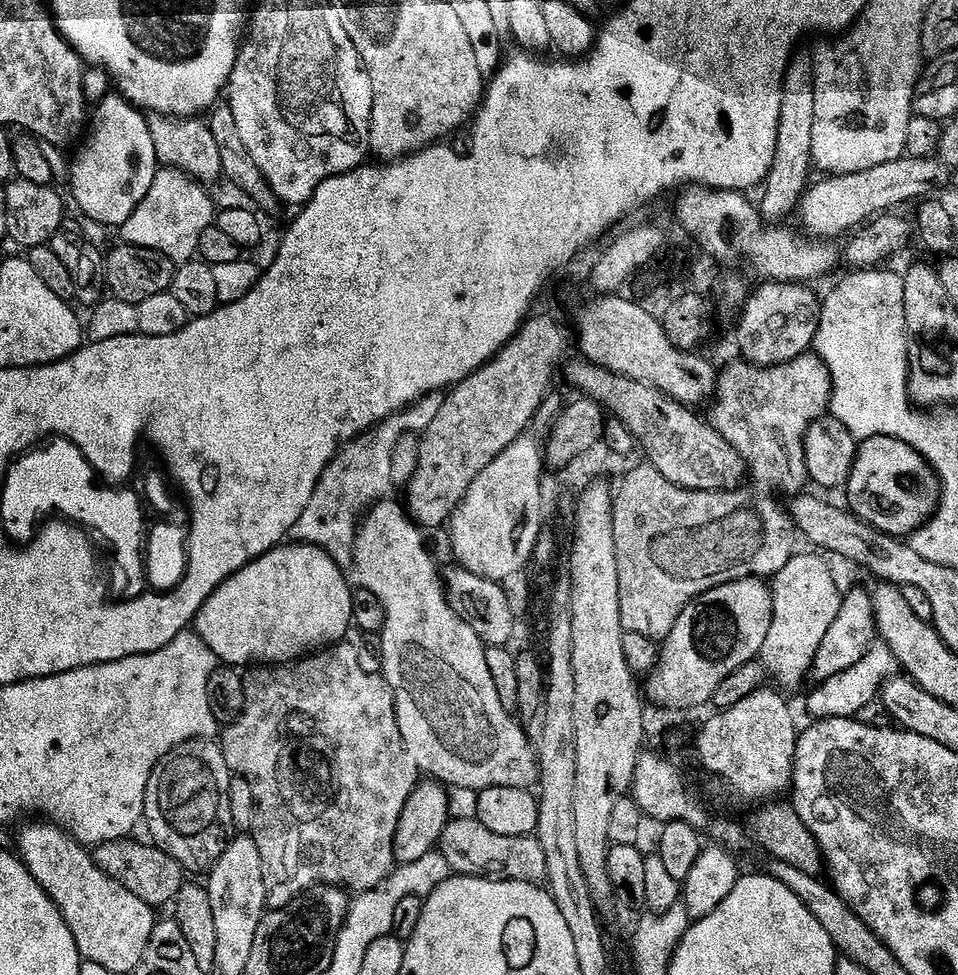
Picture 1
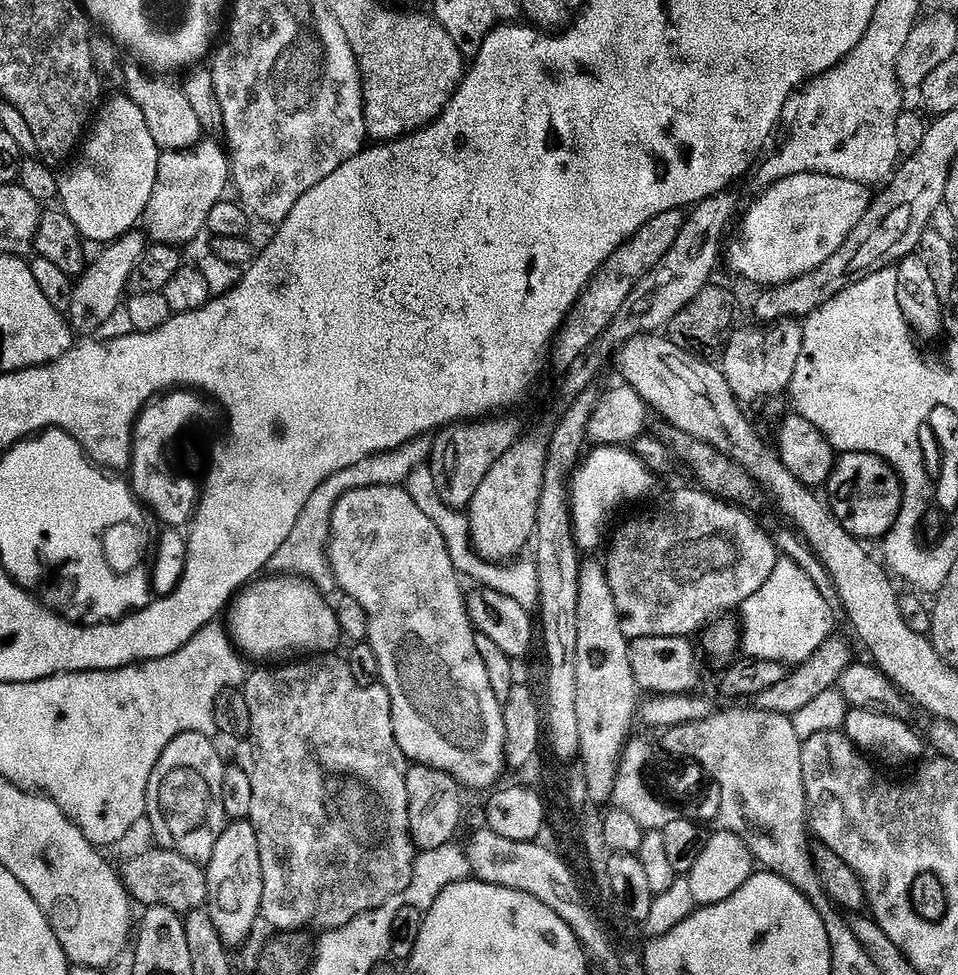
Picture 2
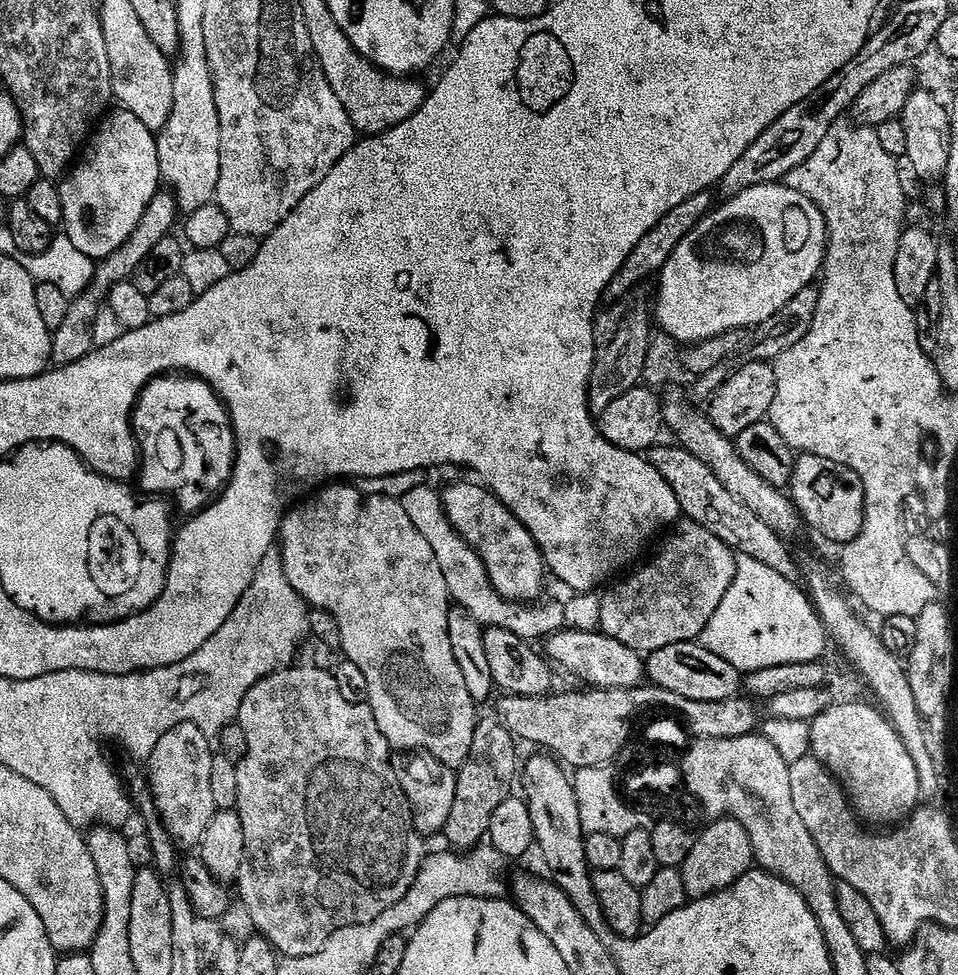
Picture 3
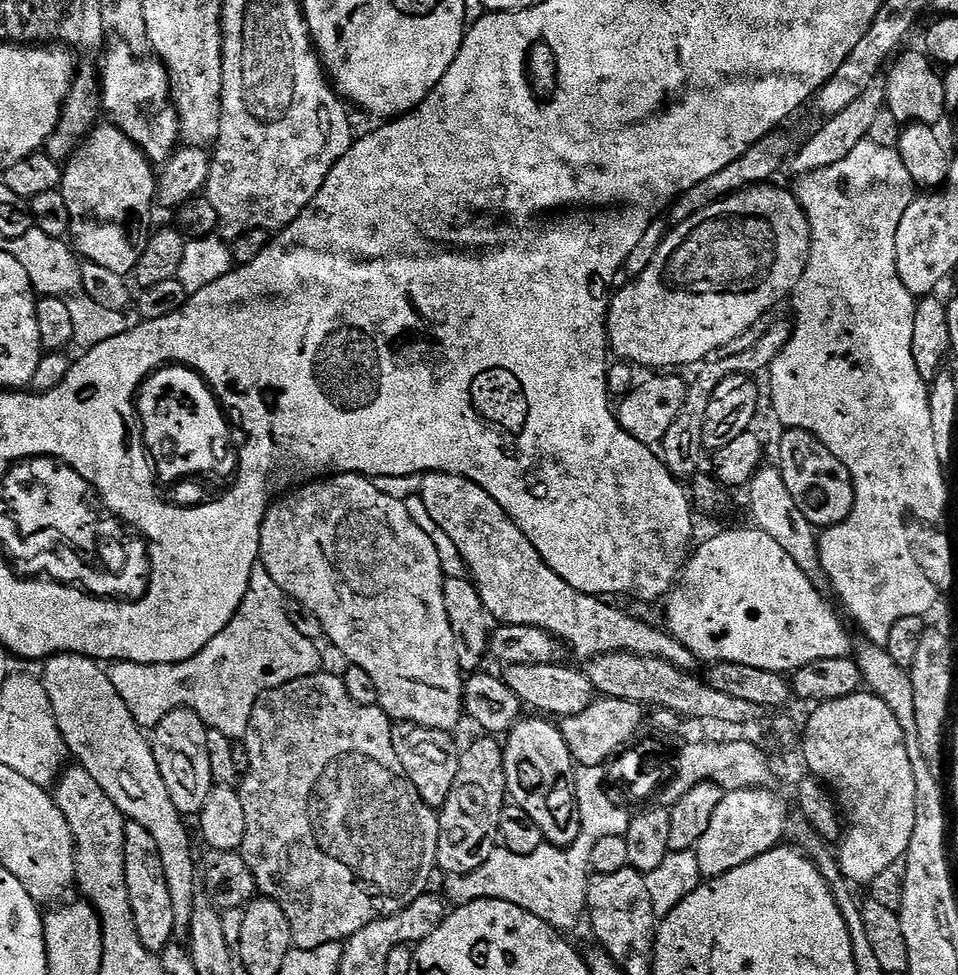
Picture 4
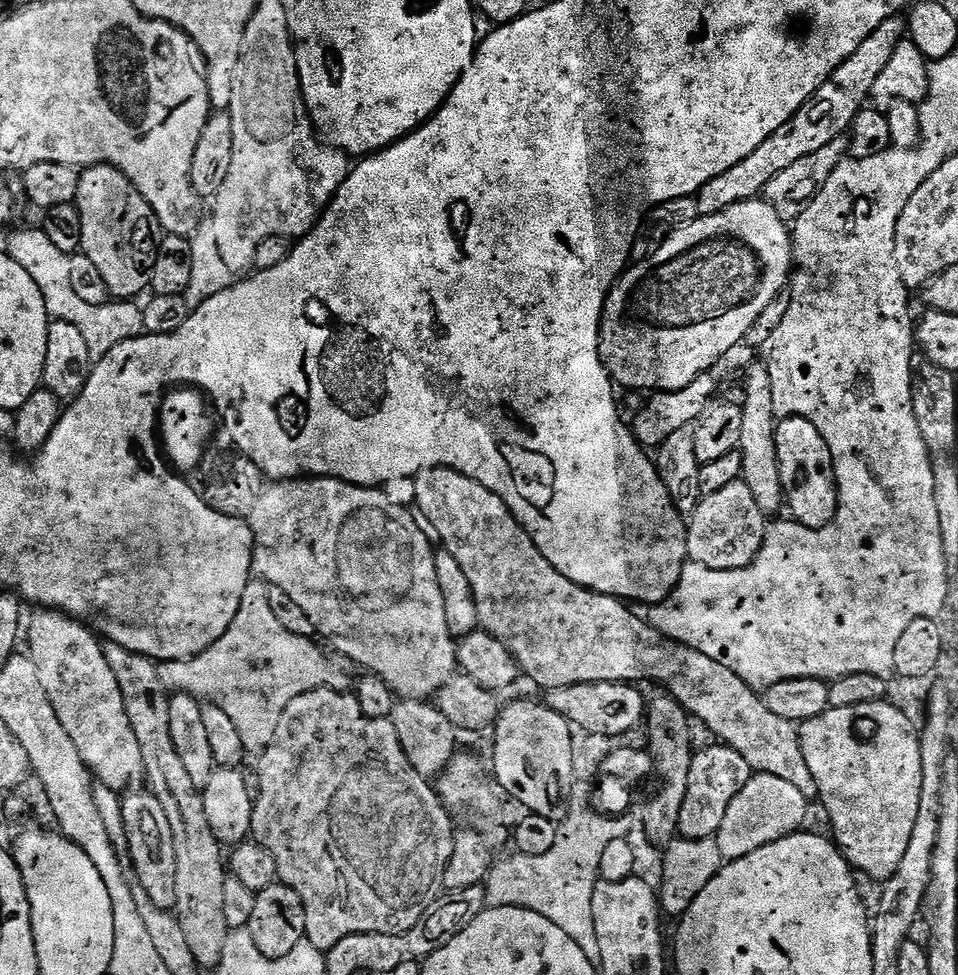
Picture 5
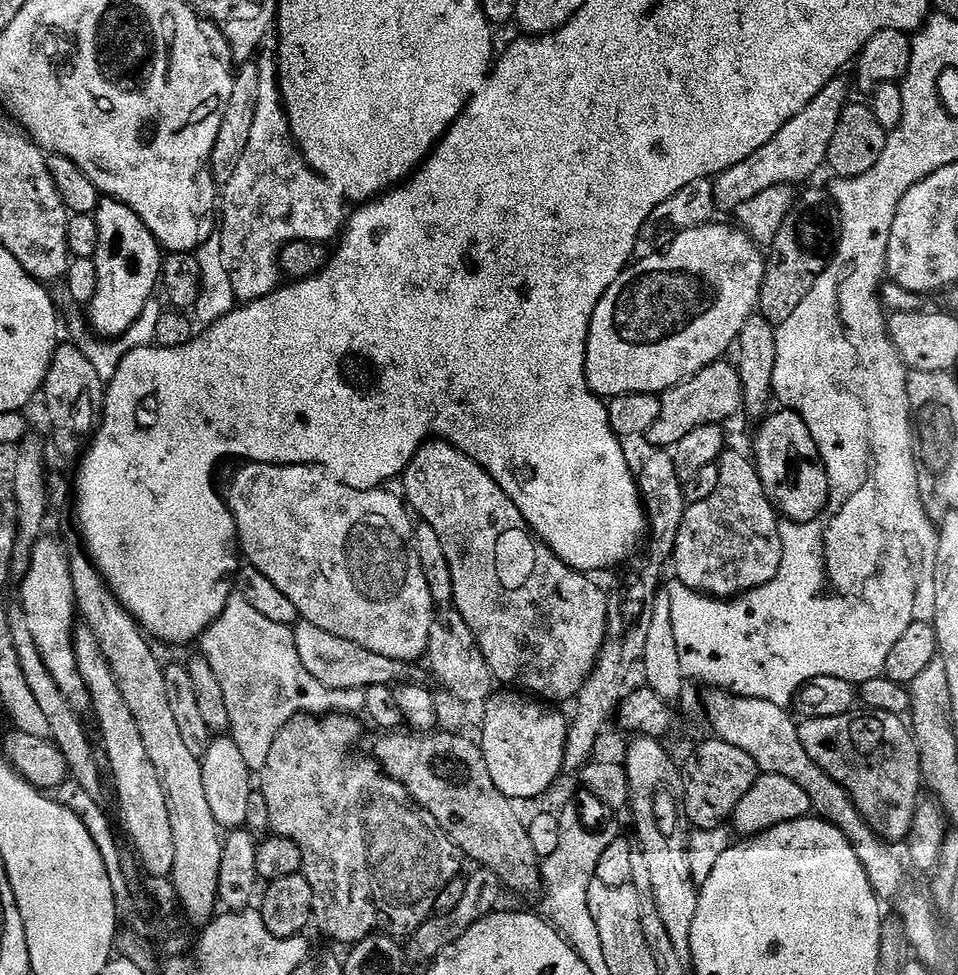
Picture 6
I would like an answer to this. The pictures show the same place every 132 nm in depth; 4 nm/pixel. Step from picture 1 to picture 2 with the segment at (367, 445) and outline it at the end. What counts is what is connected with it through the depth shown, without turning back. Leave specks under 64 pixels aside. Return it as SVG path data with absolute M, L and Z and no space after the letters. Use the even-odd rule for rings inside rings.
M428 436L412 440L403 448L396 448L392 452L380 452L376 456L364 459L338 471L331 476L318 490L310 496L310 500L299 515L299 520L294 524L289 538L275 552L269 567L275 569L279 575L303 578L315 585L324 596L333 597L339 591L337 576L333 572L332 564L328 560L327 542L331 532L333 510L337 502L348 492L354 489L367 487L397 487L407 483L409 477L419 466L427 465L432 459L434 448L432 438Z

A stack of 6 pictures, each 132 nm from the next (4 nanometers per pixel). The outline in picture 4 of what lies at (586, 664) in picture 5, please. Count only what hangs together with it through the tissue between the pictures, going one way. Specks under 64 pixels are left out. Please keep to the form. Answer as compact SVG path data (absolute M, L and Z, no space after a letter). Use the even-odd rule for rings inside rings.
M429 472L424 476L419 495L425 502L430 517L438 522L438 526L442 526L447 537L457 546L458 554L464 560L467 575L476 585L484 609L493 621L500 624L538 626L546 630L549 636L567 645L571 655L573 652L581 662L587 662L593 656L601 656L607 652L633 652L639 656L653 656L665 660L685 670L695 669L695 664L698 664L697 657L682 642L676 640L671 632L663 627L651 628L644 620L635 620L630 613L615 608L612 605L615 603L607 599L574 590L574 586L570 586L562 577L554 574L554 570L550 570L550 566L538 554L538 550L534 550L526 534L518 530L518 526L508 517L506 510L502 510L502 506L498 506L498 502L494 502L494 498L490 498L490 494L482 490L482 486L461 476L452 476L448 472Z

